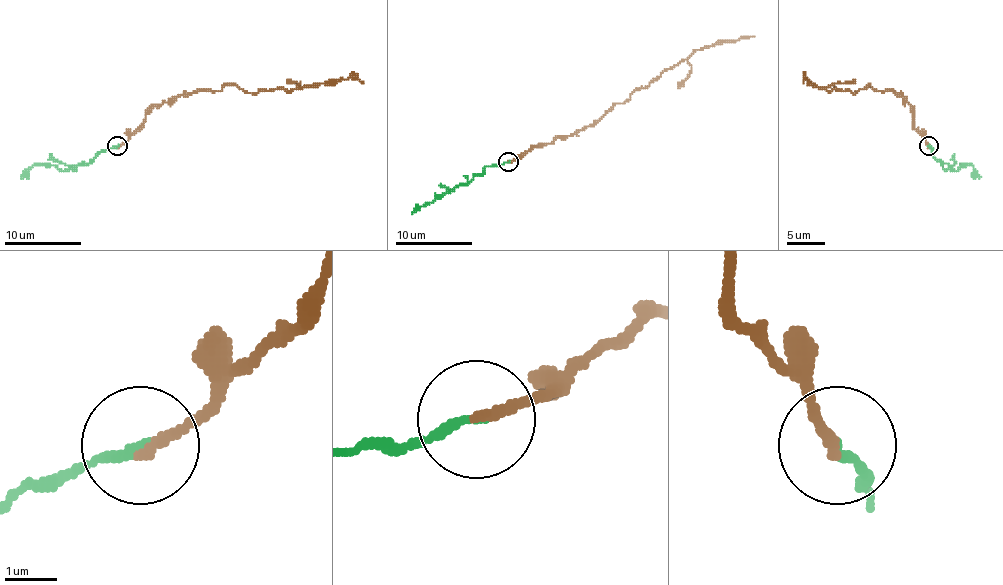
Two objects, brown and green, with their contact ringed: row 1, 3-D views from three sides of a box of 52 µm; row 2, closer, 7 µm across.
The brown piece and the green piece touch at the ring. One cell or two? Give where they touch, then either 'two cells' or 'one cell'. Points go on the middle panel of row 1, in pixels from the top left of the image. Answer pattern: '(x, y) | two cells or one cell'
(508, 162) | one cell

